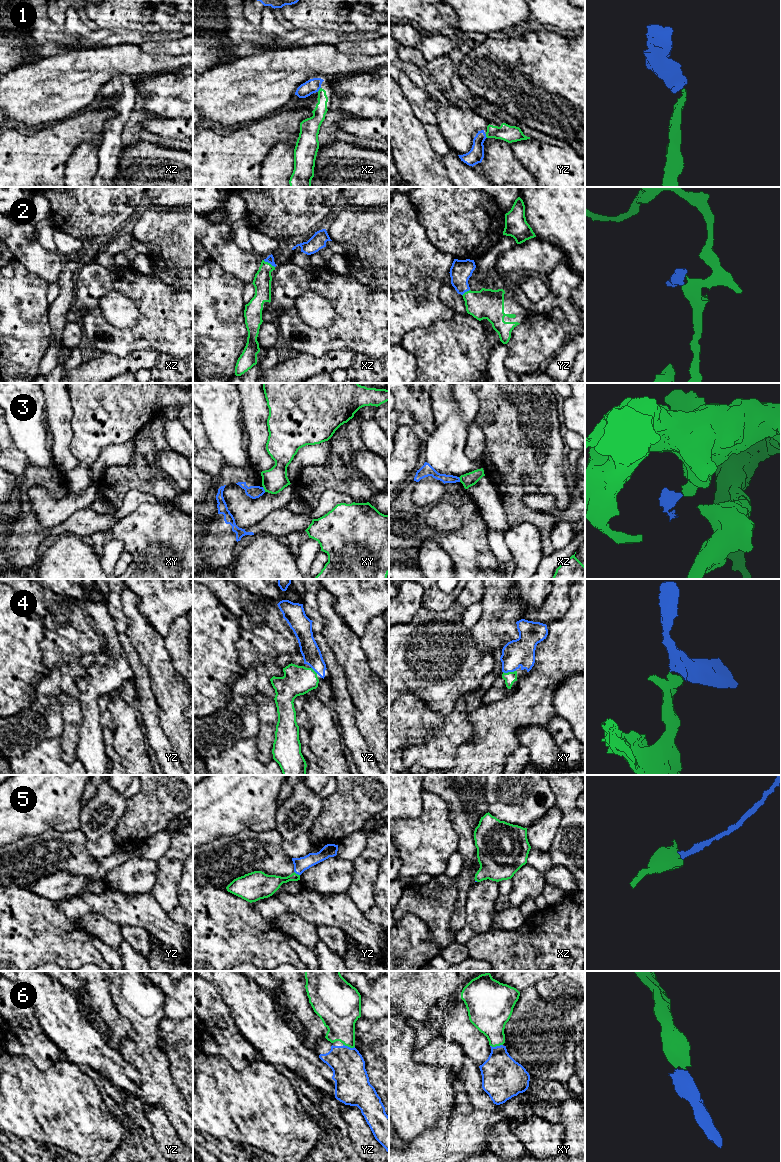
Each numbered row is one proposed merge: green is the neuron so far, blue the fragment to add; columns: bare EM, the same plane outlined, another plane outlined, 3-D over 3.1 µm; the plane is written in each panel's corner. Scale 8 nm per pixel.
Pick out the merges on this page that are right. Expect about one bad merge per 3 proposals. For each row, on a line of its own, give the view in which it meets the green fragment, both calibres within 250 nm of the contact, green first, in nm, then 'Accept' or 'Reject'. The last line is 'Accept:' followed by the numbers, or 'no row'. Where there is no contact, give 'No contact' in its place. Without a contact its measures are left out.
1: Touches green in xz. Thickness 100 nm (green) against 120 nm. Accept
2: Touches green in xz. Thickness 140 nm (green) against 60 nm. Accept
3: Touches green in xy. Thickness 200 nm (green) against 100 nm. Reject
4: Touches green in xy. Thickness 90 nm (green) against 220 nm. Accept
5: Touches green in yz. Thickness 160 nm (green) against 120 nm. Accept
6: Touches green in xy. Thickness 300 nm (green) against 320 nm. Accept
Accept: 1, 2, 4, 5, 6

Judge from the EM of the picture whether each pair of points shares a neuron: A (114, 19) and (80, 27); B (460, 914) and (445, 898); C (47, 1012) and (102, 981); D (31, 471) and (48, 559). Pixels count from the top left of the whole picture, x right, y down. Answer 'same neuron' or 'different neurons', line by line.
A: different neurons
B: different neurons
C: different neurons
D: different neurons

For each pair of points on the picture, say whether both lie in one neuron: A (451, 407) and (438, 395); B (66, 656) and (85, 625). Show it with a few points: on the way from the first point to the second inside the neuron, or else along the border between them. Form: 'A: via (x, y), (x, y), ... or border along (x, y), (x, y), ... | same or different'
A: via (448, 405), (441, 398) | same
B: via (66, 648), (66, 643), (77, 632) | same

